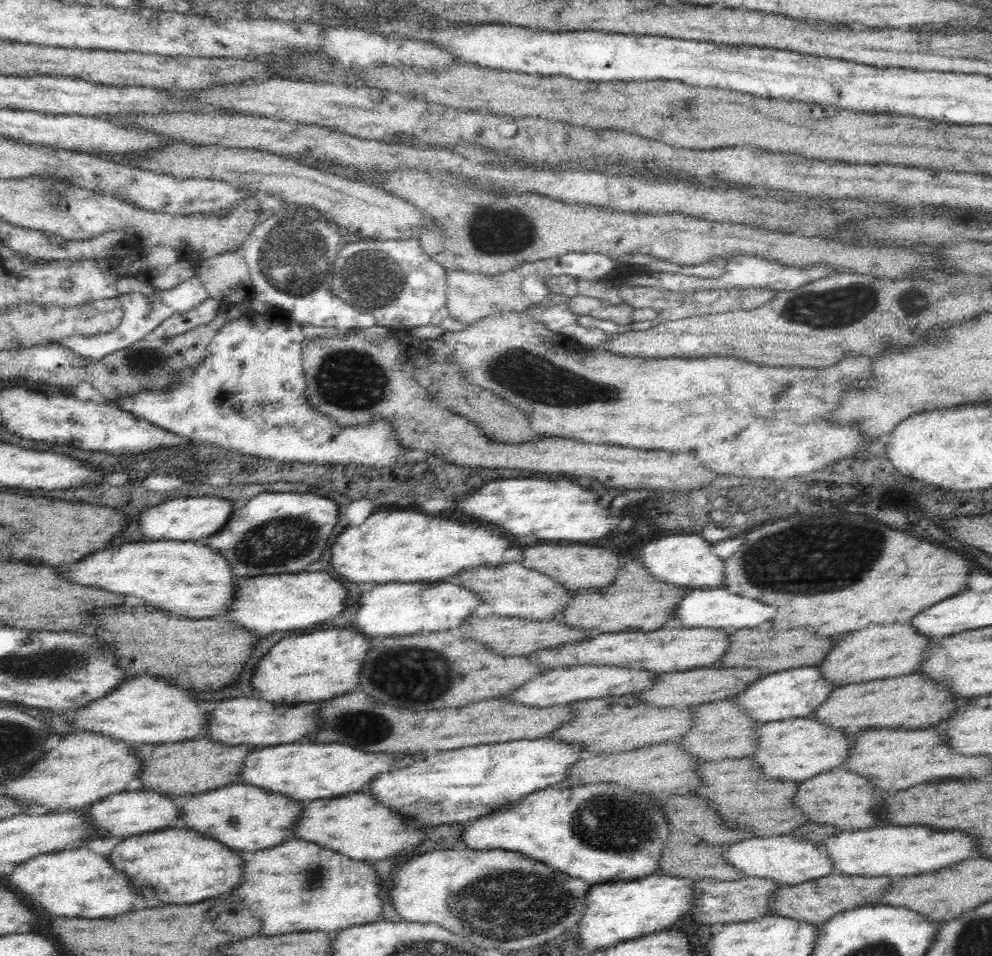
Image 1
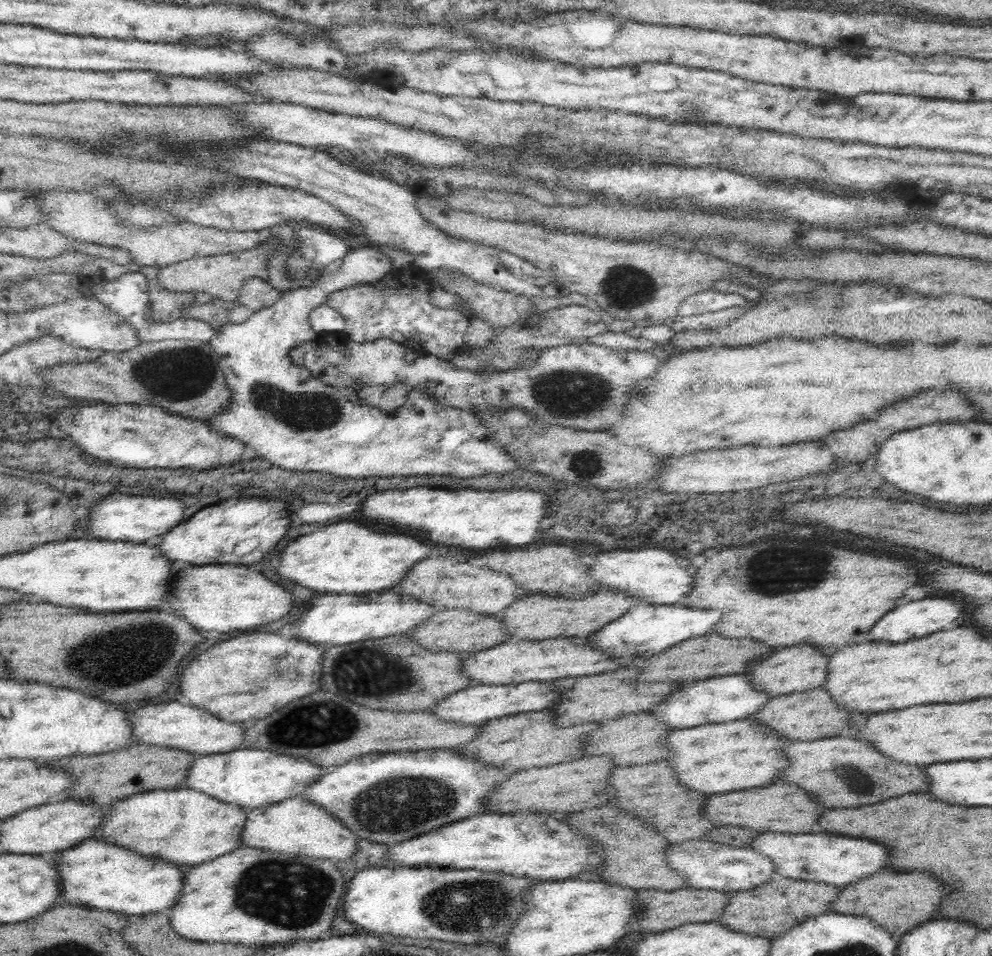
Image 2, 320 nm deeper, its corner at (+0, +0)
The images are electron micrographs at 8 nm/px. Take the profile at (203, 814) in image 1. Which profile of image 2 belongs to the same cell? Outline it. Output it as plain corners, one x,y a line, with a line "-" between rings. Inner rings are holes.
186,788
150,790
116,802
106,818
98,822
96,839
156,858
174,866
202,864
240,847
240,832
246,824
242,807
220,802
204,793

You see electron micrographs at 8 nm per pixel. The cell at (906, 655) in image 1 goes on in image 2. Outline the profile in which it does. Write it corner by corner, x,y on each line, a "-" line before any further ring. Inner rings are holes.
810,644
782,648
782,650
774,652
772,656
764,658
762,662
758,662
752,670
748,670
748,678
750,678
750,683
754,684
754,688
764,692
768,698
810,690
810,688
824,684
824,680
826,680
826,658
820,654
820,650
816,650

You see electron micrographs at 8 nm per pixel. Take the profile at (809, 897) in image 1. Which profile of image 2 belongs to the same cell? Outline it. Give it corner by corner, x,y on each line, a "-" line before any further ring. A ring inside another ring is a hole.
778,874
764,884
744,891
732,891
727,894
728,906
718,916
720,925
734,932
754,934
762,938
776,938
780,934
804,922
807,918
824,914
830,902
836,898
839,887
814,881
792,880

